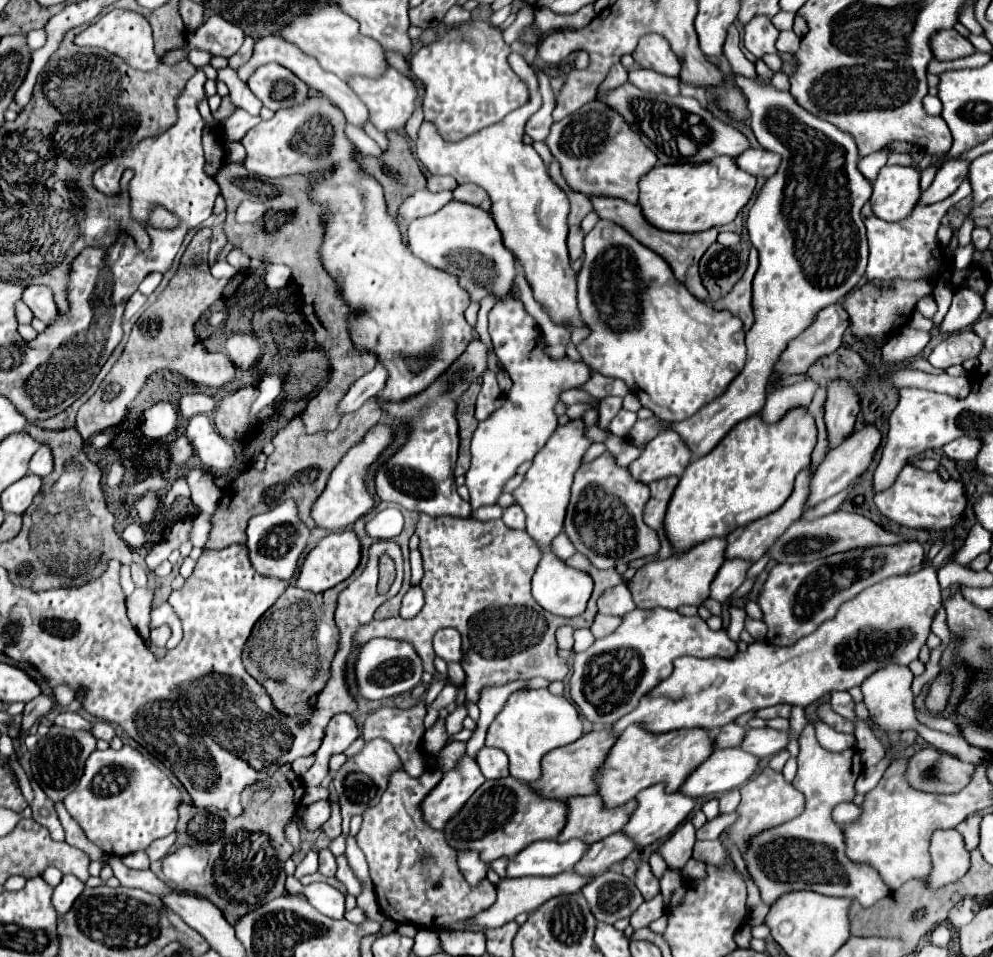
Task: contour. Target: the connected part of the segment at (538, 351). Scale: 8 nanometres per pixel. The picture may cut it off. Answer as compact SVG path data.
M515 291L505 295L489 311L489 335L493 351L499 357L501 369L509 373L513 387L505 395L503 407L493 411L473 433L471 467L465 475L465 485L471 493L471 509L495 505L503 491L503 483L511 479L521 463L533 459L537 451L557 429L555 405L567 389L577 389L591 377L591 367L569 357L553 359L545 353L547 343L537 321L525 311L525 305Z

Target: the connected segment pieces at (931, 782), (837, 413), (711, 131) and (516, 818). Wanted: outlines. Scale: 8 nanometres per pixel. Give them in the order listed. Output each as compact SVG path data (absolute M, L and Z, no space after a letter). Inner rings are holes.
M925 747L919 749L907 763L907 781L913 789L929 793L955 793L961 791L973 775L975 767L963 763L949 753Z
M837 379L827 385L825 401L825 425L829 449L843 443L853 433L853 425L859 413L859 395L849 379Z
M625 81L621 87L607 91L605 95L597 97L607 107L623 115L633 131L637 131L643 143L657 155L659 163L673 165L673 163L703 163L717 155L737 157L745 149L749 149L747 137L737 131L733 125L715 119L707 109L699 105L693 97L669 97L663 93L647 93L635 87L633 83Z
M505 777L505 779L495 779L495 781L485 781L461 807L457 815L453 815L445 829L445 841L455 849L455 851L477 851L481 861L491 863L493 859L499 857L515 857L521 849L525 849L529 843L541 841L541 839L557 839L559 831L565 827L565 801L547 801L541 799L537 793L533 793L525 783L517 781L515 777Z

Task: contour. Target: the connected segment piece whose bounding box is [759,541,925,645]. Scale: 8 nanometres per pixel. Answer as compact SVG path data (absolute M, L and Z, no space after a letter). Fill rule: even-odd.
M899 543L883 547L865 547L847 553L837 553L825 559L797 565L775 565L759 597L763 621L767 623L767 641L775 645L791 645L803 635L813 633L823 621L831 619L839 605L859 595L863 589L893 577L909 573L915 565L923 563L921 543Z

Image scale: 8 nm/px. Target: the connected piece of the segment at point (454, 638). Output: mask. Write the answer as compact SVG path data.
M441 629L433 637L433 649L435 653L445 659L447 663L451 661L461 661L461 635L457 629Z

